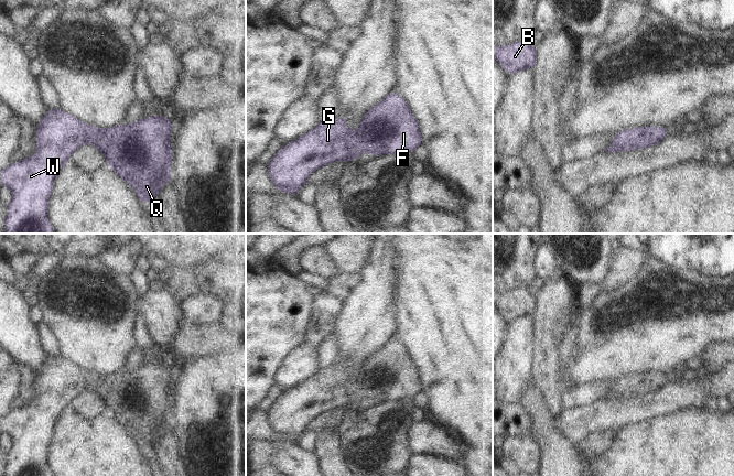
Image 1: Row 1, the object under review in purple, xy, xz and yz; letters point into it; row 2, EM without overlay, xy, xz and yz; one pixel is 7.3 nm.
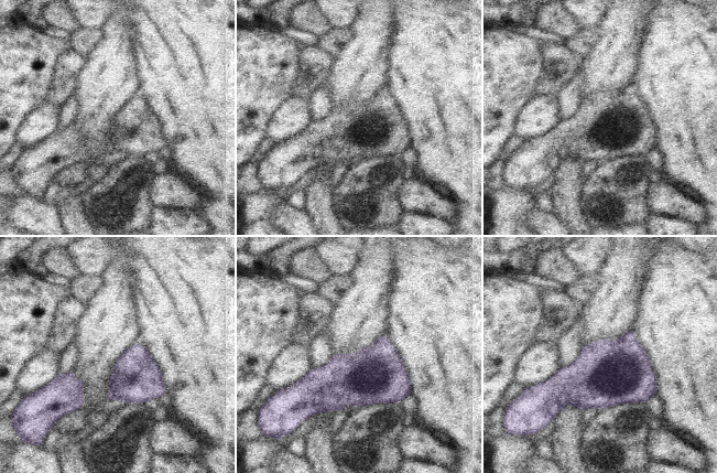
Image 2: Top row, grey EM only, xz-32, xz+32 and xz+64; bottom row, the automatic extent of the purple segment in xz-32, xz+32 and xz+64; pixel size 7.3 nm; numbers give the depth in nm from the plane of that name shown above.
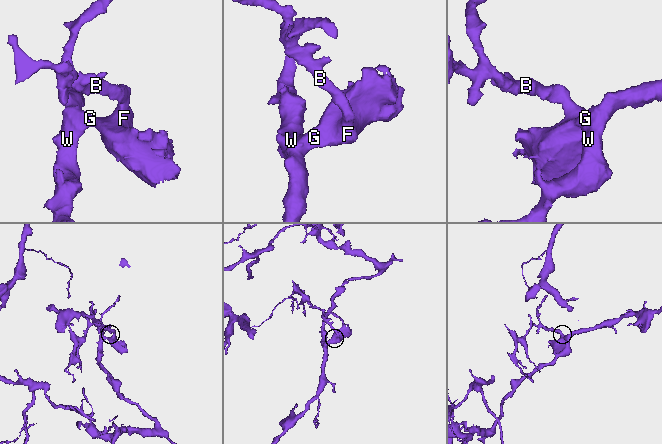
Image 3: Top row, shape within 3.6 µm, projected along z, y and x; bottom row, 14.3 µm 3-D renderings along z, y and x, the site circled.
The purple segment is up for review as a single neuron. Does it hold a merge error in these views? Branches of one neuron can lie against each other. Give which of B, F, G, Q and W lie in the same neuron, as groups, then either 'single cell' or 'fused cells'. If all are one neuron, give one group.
B F G Q W; single cell

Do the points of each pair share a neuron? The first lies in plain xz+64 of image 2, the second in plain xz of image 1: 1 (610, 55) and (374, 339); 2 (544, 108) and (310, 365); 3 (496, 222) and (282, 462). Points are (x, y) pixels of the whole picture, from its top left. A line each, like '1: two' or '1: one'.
1: one
2: one
3: two

